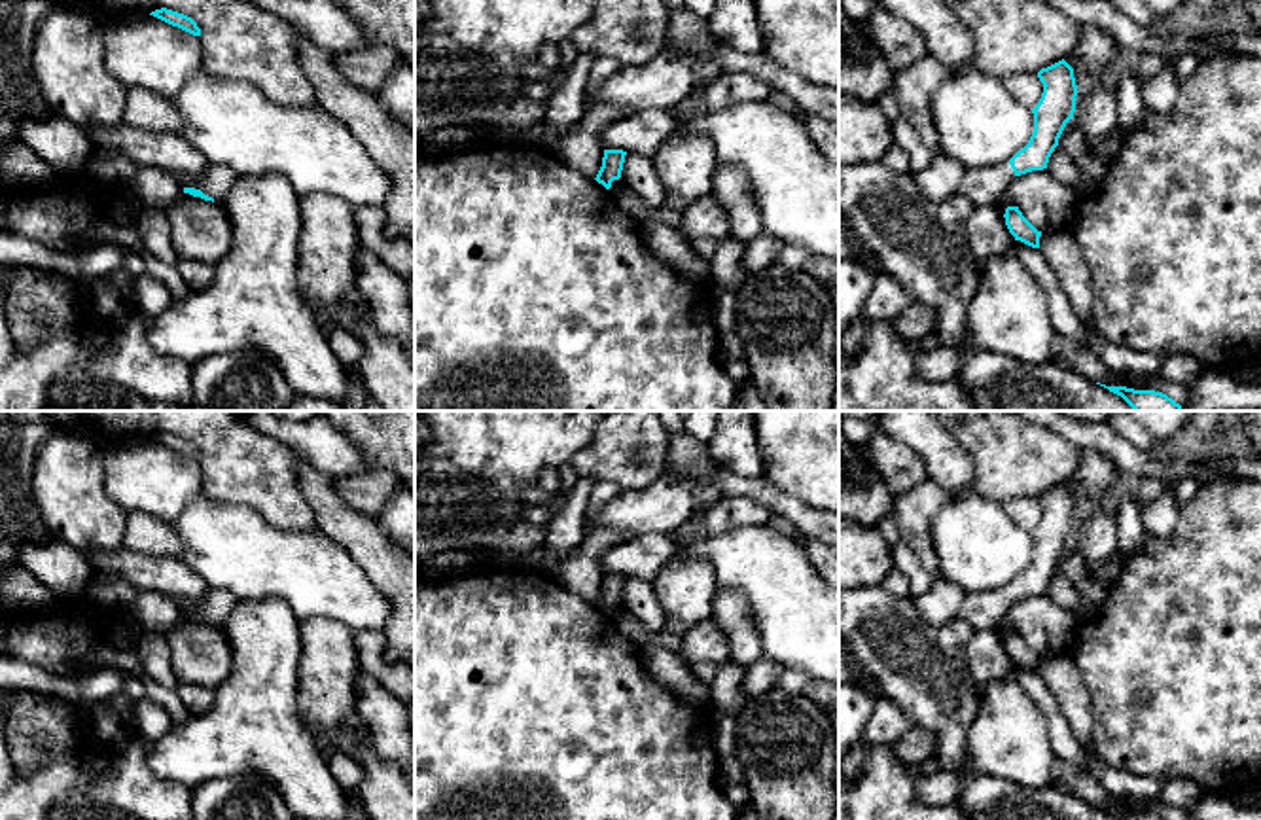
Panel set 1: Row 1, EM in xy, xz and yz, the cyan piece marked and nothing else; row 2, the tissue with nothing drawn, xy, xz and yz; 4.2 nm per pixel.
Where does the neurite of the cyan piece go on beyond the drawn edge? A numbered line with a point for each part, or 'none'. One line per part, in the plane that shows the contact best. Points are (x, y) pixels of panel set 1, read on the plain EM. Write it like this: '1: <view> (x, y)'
1: xy (216, 605)

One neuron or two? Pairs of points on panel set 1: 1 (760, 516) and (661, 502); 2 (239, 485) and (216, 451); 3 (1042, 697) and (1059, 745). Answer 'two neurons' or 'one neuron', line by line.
1: two neurons
2: one neuron
3: one neuron

